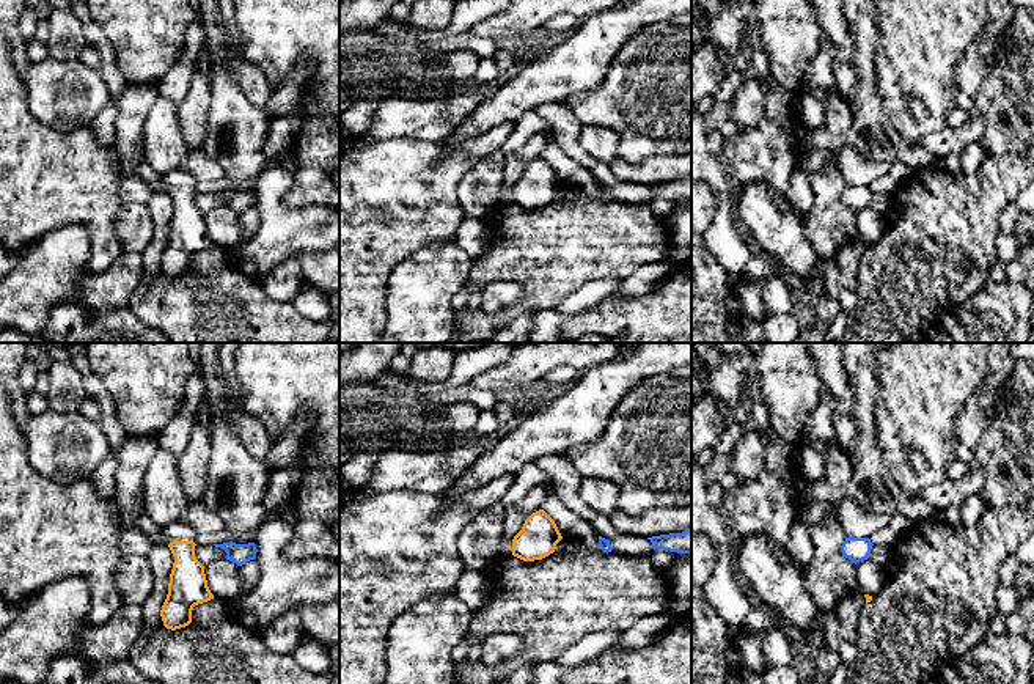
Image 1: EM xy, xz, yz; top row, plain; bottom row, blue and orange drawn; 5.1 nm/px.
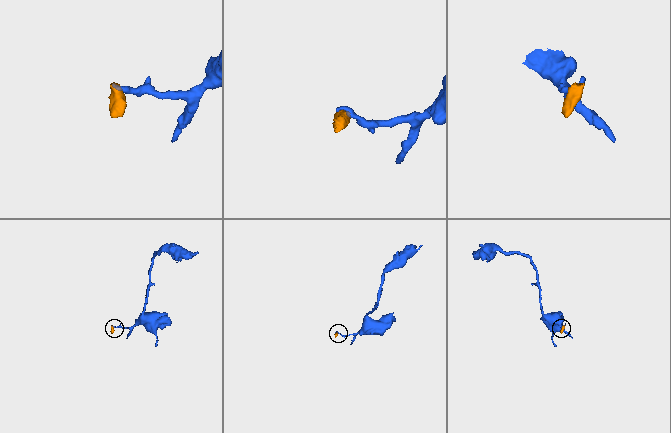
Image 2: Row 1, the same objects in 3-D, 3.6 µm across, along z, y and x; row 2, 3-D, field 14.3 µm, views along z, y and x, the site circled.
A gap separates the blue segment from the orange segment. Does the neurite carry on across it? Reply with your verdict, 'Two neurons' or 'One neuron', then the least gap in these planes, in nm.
Two neurons. Distance 100 nm

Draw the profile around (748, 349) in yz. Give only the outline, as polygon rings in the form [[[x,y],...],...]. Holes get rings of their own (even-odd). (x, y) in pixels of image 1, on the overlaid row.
[[[715,343],[724,354],[742,354],[751,359],[759,352],[762,343]]]

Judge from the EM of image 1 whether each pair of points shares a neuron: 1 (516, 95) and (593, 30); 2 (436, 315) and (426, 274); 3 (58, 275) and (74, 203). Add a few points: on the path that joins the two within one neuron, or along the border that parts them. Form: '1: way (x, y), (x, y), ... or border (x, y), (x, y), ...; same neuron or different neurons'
1: way (535, 85), (574, 49); same neuron
2: way (426, 305), (426, 283); same neuron
3: border (35, 239), (80, 224), (91, 253); different neurons

